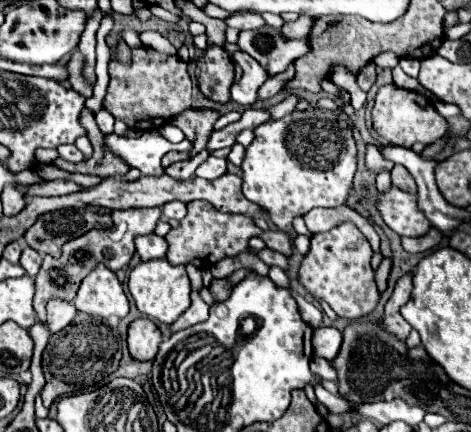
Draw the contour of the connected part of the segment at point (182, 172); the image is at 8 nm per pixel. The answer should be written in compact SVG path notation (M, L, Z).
M204 150L204 152L200 152L200 154L198 154L196 158L192 158L192 160L176 162L176 164L168 166L168 168L166 168L166 174L176 176L176 178L180 178L180 180L184 180L184 178L192 178L192 176L194 176L194 170L196 170L206 158L208 158L208 152Z

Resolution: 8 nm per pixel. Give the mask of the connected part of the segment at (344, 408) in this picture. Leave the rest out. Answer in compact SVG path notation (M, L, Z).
M320 384L316 386L316 398L318 402L330 412L330 414L344 414L344 412L352 412L354 406L350 406L350 402L346 402L344 398L330 394L328 390L324 390Z

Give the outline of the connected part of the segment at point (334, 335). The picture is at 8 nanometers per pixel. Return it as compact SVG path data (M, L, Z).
M320 326L312 334L314 356L334 358L336 352L340 350L340 344L342 344L342 334L334 326Z

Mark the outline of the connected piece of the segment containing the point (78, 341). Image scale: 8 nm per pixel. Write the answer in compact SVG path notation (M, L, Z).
M78 312L72 324L50 336L50 342L44 350L42 368L46 376L46 386L40 394L44 406L50 408L52 402L64 394L96 390L102 384L102 380L108 378L118 368L120 358L122 352L120 352L118 328L112 326L110 320Z

